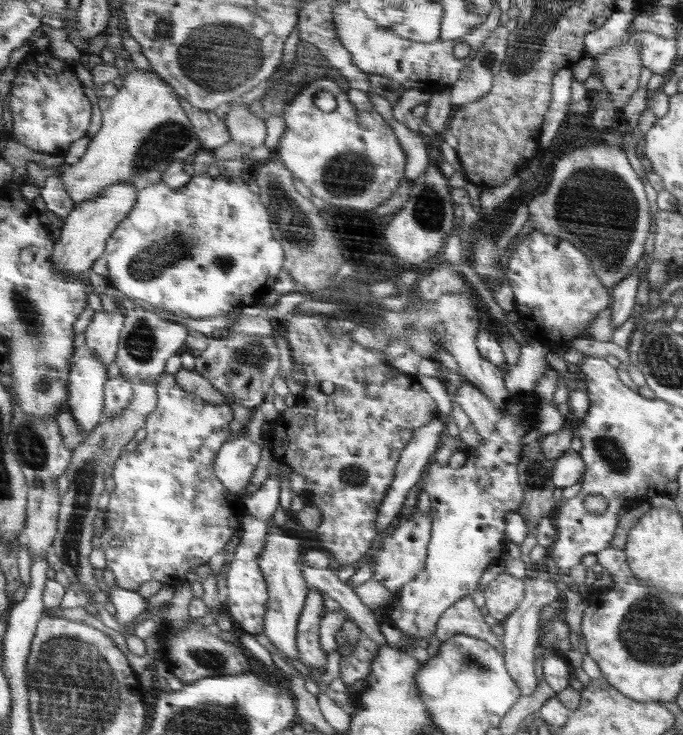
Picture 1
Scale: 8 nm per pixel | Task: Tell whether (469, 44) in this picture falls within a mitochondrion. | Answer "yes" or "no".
yes

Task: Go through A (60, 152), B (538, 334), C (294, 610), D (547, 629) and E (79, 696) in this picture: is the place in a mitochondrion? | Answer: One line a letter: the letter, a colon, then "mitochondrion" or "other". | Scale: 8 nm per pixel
A: other
B: other
C: other
D: other
E: mitochondrion

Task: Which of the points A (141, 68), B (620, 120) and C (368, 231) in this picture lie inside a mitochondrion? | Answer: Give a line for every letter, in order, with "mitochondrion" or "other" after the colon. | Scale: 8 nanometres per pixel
A: other
B: other
C: other

